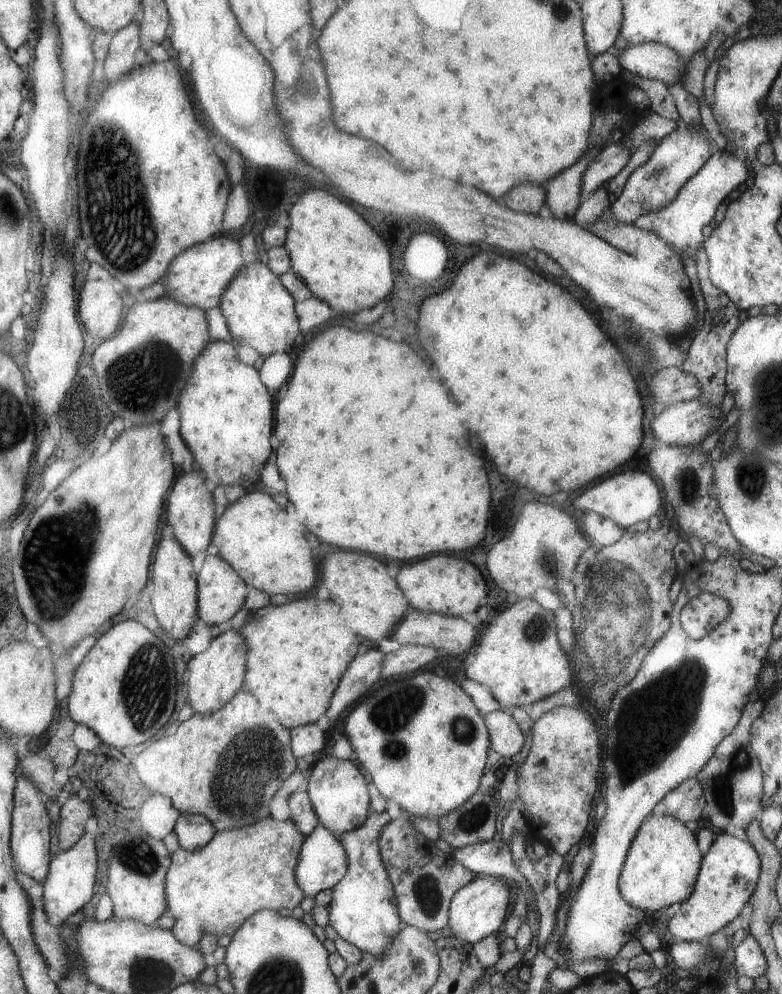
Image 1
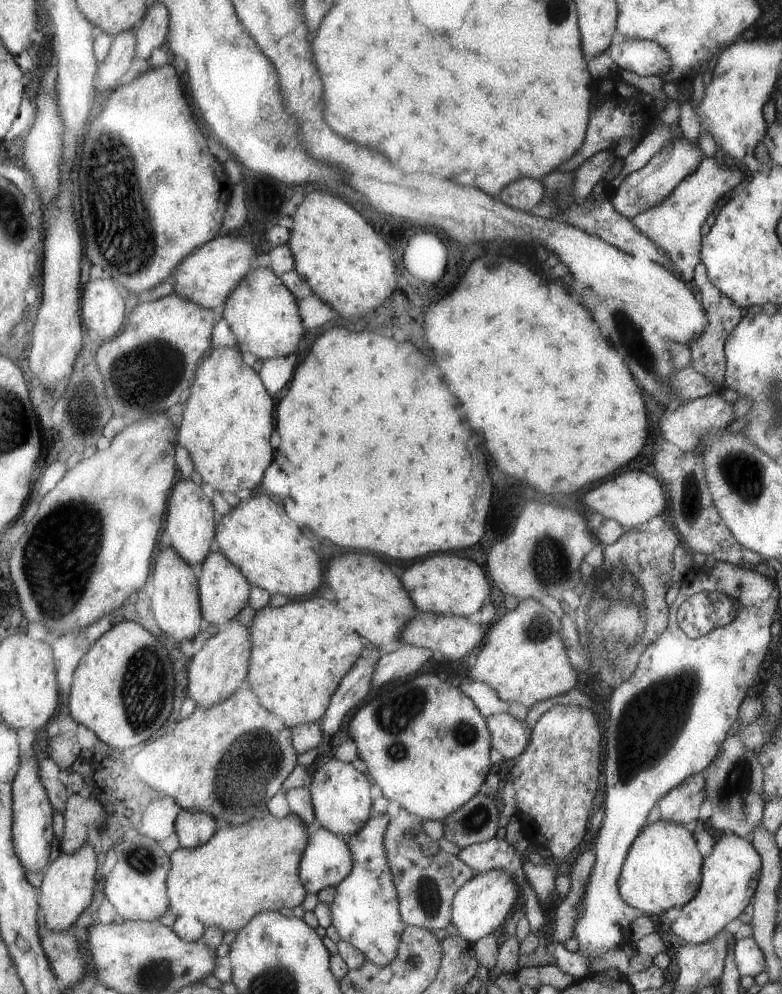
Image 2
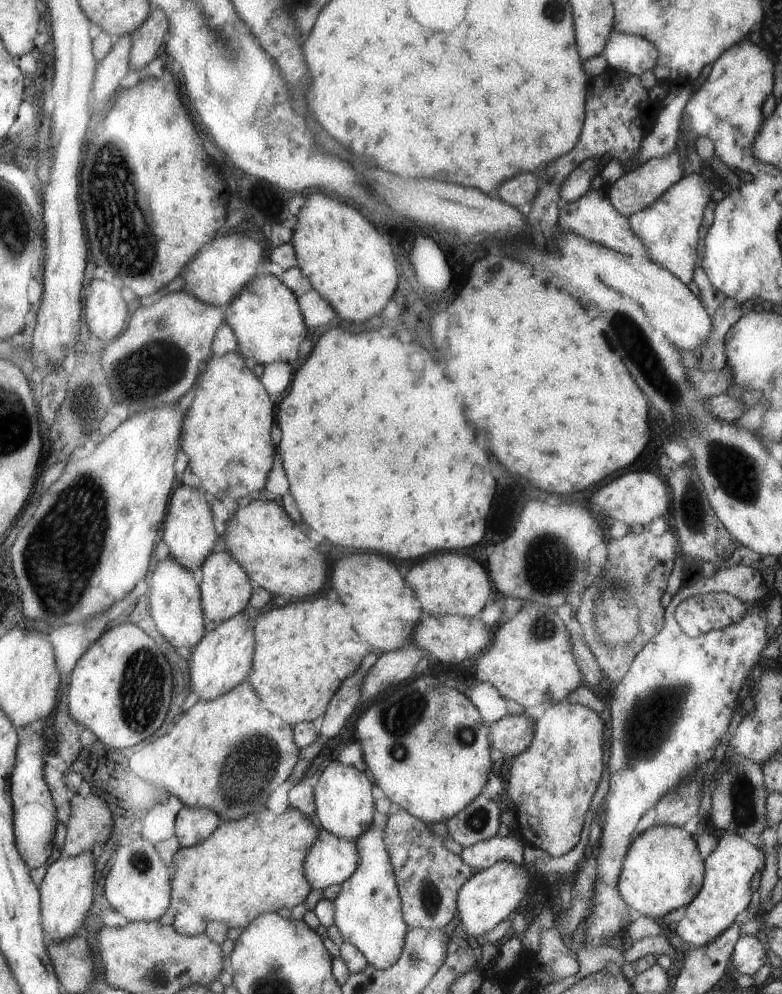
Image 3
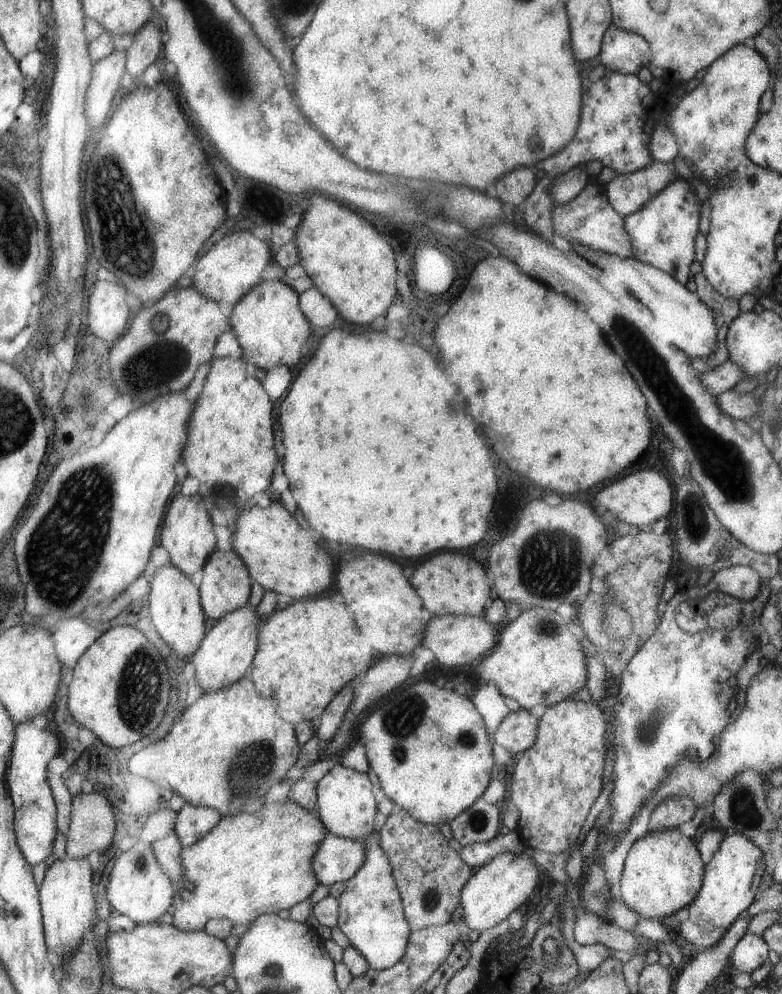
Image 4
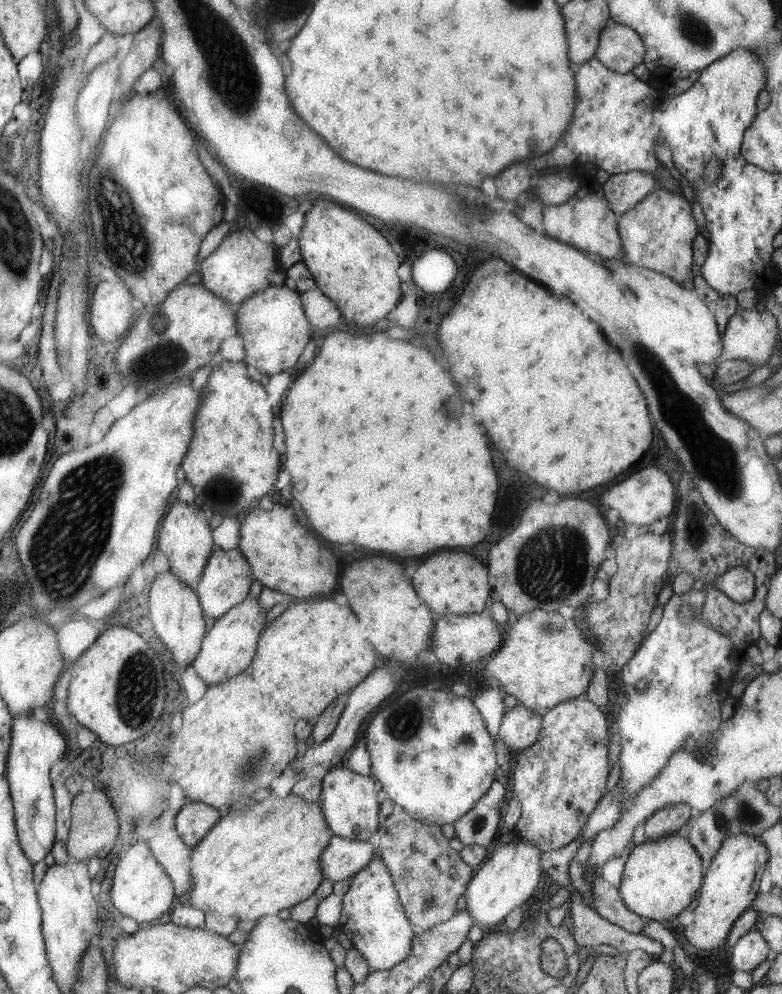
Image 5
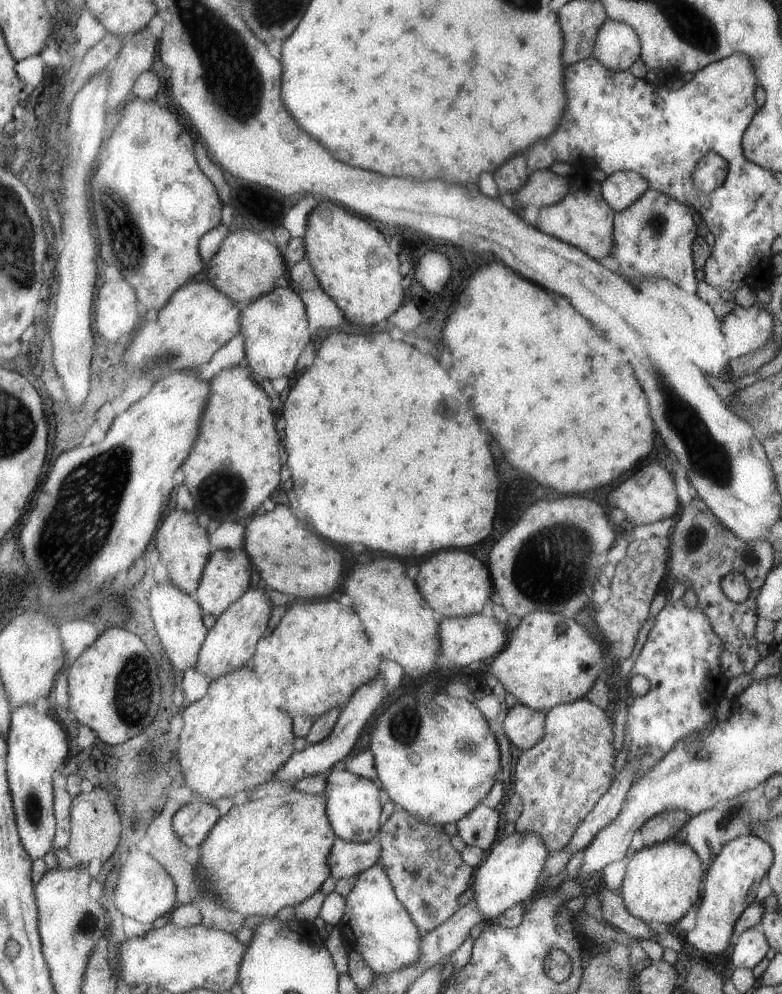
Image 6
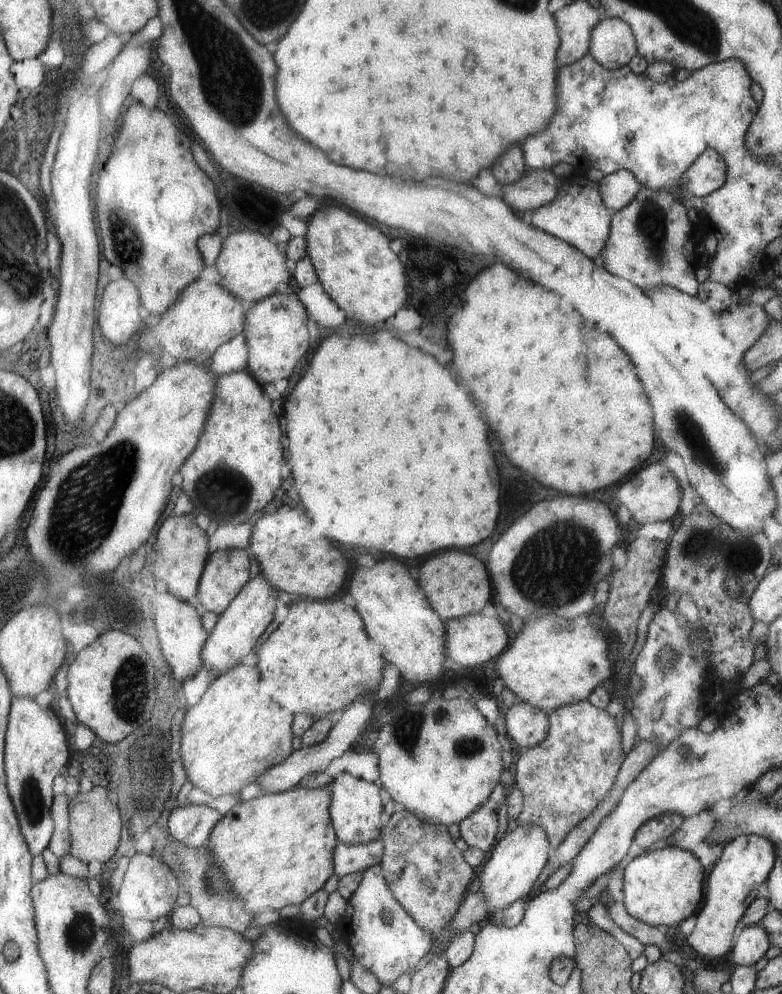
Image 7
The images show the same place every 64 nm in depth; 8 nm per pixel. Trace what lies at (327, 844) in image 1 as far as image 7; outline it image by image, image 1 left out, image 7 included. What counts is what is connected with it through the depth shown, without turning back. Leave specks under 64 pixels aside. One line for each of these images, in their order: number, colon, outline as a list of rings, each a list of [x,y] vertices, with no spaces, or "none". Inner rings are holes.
2: [[[317,826],[311,832],[307,852],[303,854],[301,880],[309,894],[319,894],[325,888],[337,888],[351,876],[355,868],[355,854],[351,852],[347,838]]]
3: [[[321,828],[319,838],[305,860],[305,876],[313,890],[325,892],[331,886],[345,884],[359,868],[361,852],[355,842]]]
4: [[[327,834],[313,860],[313,870],[323,886],[335,886],[341,882],[351,882],[353,876],[367,862],[365,842],[355,842],[349,838],[339,838],[337,834]]]
5: [[[333,834],[331,844],[323,850],[321,856],[325,880],[331,880],[333,884],[353,880],[359,872],[363,872],[363,868],[375,858],[377,852],[377,840],[355,842]]]
6: [[[337,838],[335,848],[331,850],[331,856],[329,856],[331,876],[335,876],[337,882],[343,878],[361,876],[381,860],[381,854],[383,854],[383,848],[379,840],[369,844],[357,844],[345,838]]]
7: [[[377,840],[363,846],[351,846],[347,842],[341,842],[335,850],[335,872],[339,878],[367,872],[373,866],[381,866],[385,856],[385,842]]]

